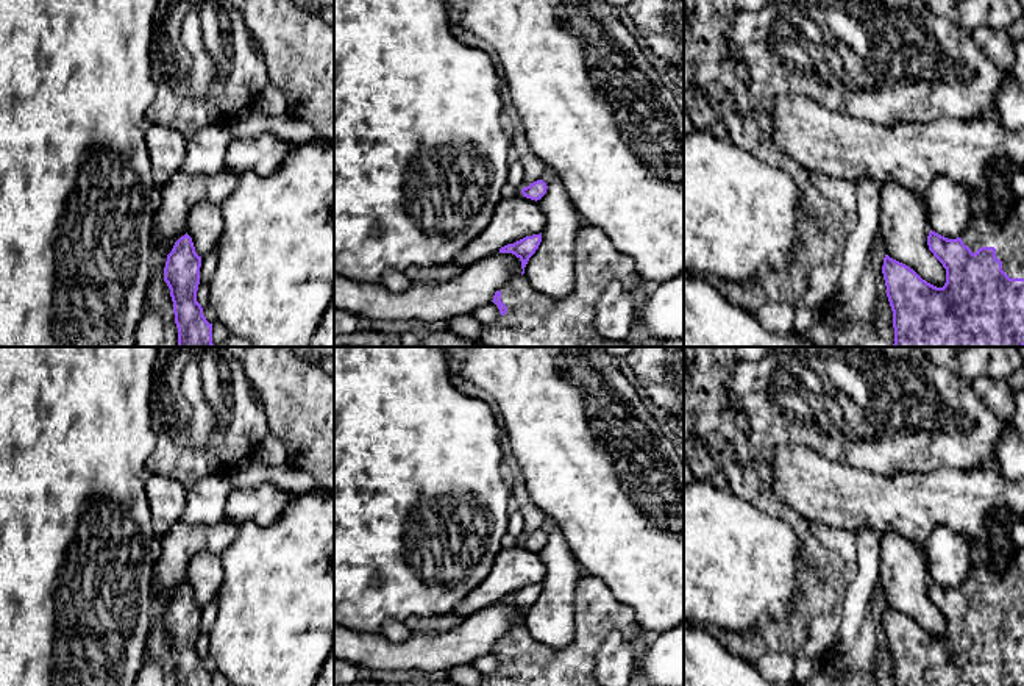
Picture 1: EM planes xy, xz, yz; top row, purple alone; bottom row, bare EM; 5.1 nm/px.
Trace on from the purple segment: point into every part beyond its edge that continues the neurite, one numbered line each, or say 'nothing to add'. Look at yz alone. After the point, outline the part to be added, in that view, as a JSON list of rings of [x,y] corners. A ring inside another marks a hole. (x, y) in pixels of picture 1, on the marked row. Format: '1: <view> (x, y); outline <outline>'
1: yz (1007, 238); outline [[[1024,197],[1016,200],[1013,214],[1004,223],[994,223],[980,209],[971,217],[962,241],[972,253],[980,247],[994,247],[1002,270],[1010,278],[1024,278]]]

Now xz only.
1: xz (533, 319); outline [[[592,225],[579,230],[574,241],[574,286],[560,298],[551,298],[535,291],[524,275],[514,275],[501,291],[501,302],[507,313],[492,325],[482,325],[479,341],[485,347],[684,347],[684,336],[674,341],[662,341],[648,333],[637,319],[651,284],[635,272],[635,263],[620,253],[607,234]],[[610,281],[620,281],[634,295],[635,316],[629,334],[623,341],[609,341],[595,328],[595,305]]]

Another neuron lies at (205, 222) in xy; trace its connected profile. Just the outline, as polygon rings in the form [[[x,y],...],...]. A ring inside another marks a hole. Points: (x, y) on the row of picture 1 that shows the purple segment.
[[[201,202],[187,214],[187,234],[192,238],[197,255],[201,258],[217,247],[223,228],[220,205]]]

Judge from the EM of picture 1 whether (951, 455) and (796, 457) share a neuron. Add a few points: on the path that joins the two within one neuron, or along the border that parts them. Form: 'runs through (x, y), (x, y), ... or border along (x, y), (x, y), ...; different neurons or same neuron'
border along (789, 444), (804, 444), (824, 457), (859, 466); different neurons

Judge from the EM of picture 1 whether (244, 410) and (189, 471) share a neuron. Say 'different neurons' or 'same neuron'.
same neuron

